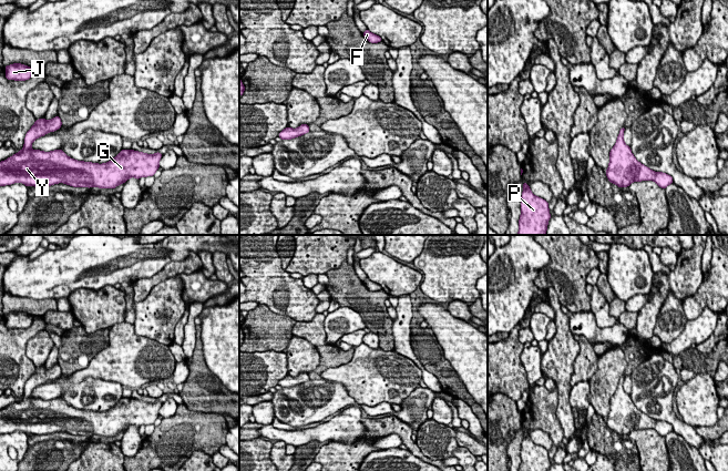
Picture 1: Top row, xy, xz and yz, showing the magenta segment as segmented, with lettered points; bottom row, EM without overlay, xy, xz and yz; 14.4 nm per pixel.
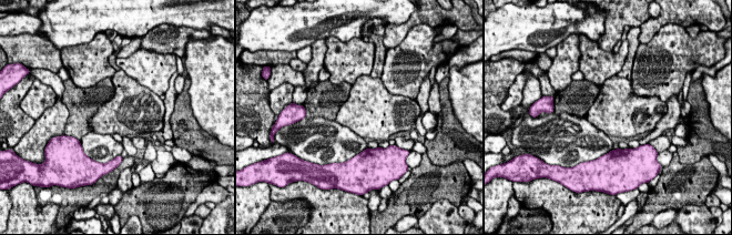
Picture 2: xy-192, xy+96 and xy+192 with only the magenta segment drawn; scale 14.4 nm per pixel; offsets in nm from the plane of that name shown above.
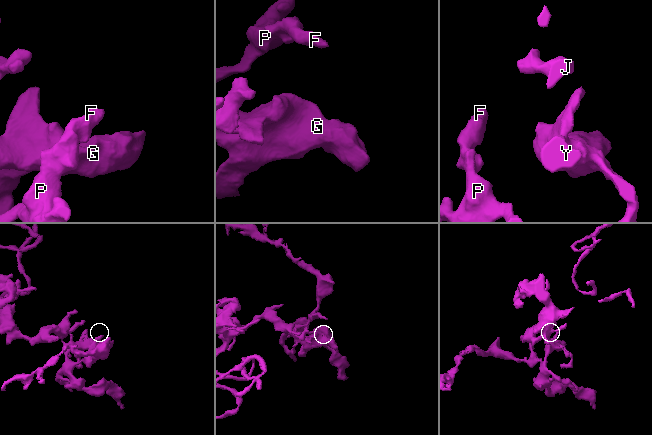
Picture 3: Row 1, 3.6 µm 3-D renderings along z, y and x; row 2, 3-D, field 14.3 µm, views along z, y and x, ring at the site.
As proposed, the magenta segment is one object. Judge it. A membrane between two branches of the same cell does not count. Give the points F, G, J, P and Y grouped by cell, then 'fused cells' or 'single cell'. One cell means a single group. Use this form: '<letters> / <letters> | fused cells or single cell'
F G J P Y | single cell

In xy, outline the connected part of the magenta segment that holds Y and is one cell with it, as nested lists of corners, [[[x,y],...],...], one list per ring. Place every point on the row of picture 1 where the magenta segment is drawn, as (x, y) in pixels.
[[[59,115],[50,121],[35,120],[25,134],[23,149],[0,162],[0,186],[23,183],[28,187],[43,187],[64,183],[73,187],[115,188],[131,177],[153,176],[160,168],[163,155],[160,152],[146,154],[122,149],[110,162],[98,164],[73,160],[61,149],[51,152],[31,149],[34,140],[61,125]]]

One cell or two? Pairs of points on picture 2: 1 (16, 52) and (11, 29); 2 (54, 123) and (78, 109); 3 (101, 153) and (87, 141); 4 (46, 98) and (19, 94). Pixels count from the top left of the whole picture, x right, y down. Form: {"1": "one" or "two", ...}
{"1": "two", "2": "two", "3": "one", "4": "two"}

